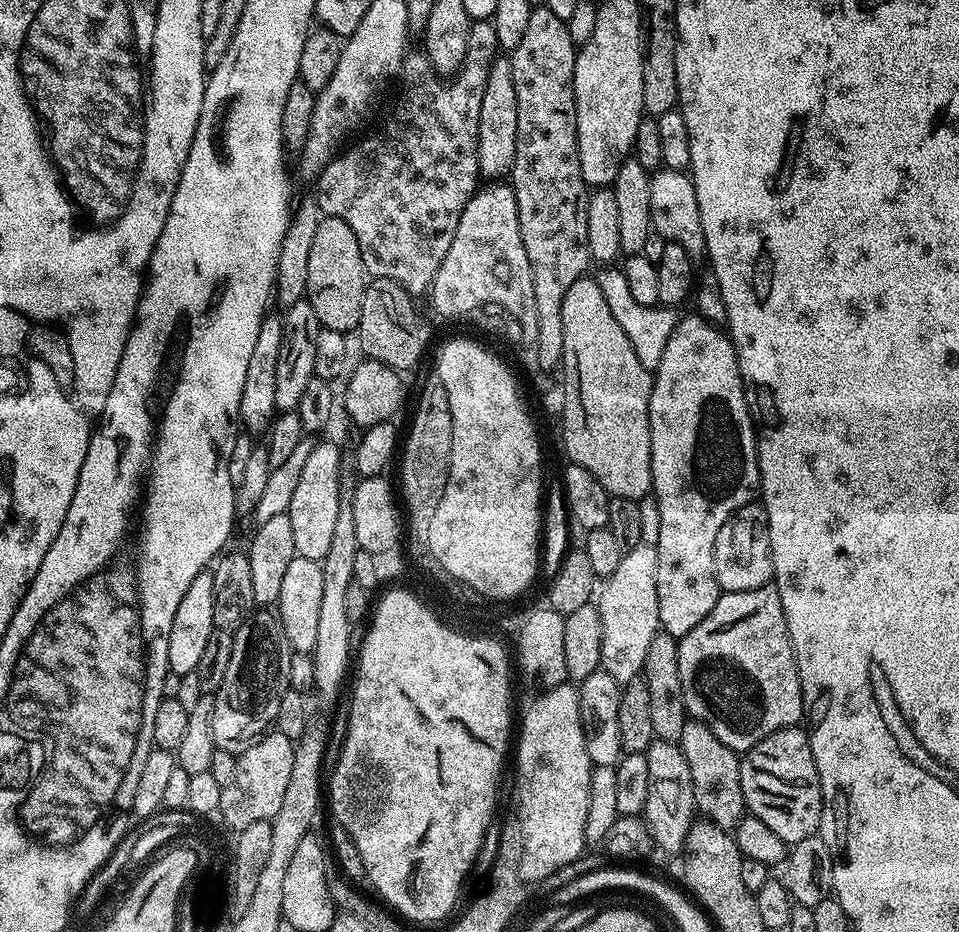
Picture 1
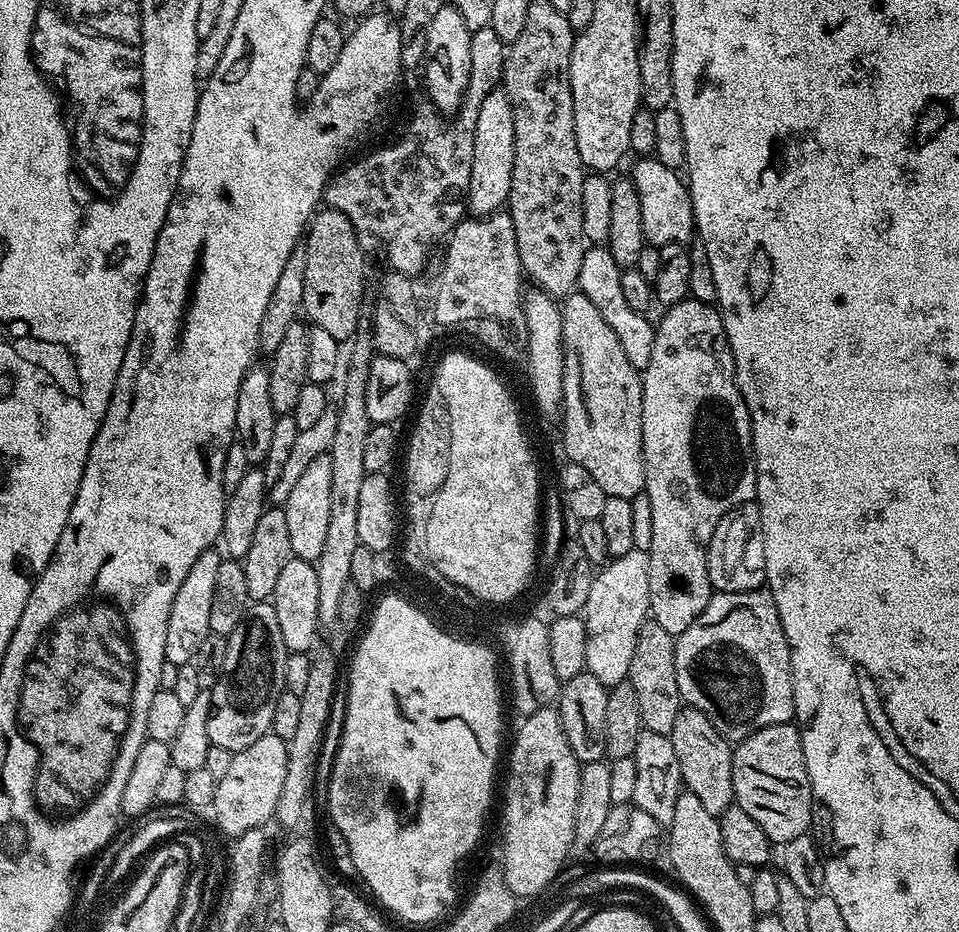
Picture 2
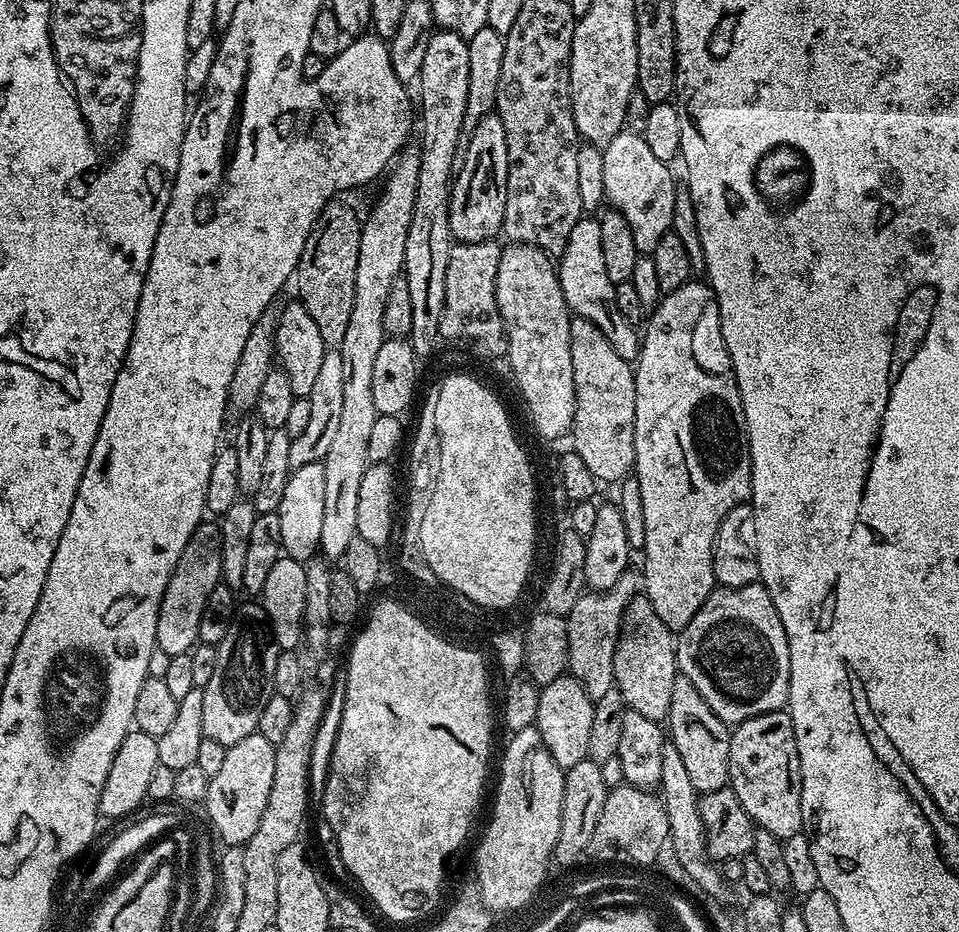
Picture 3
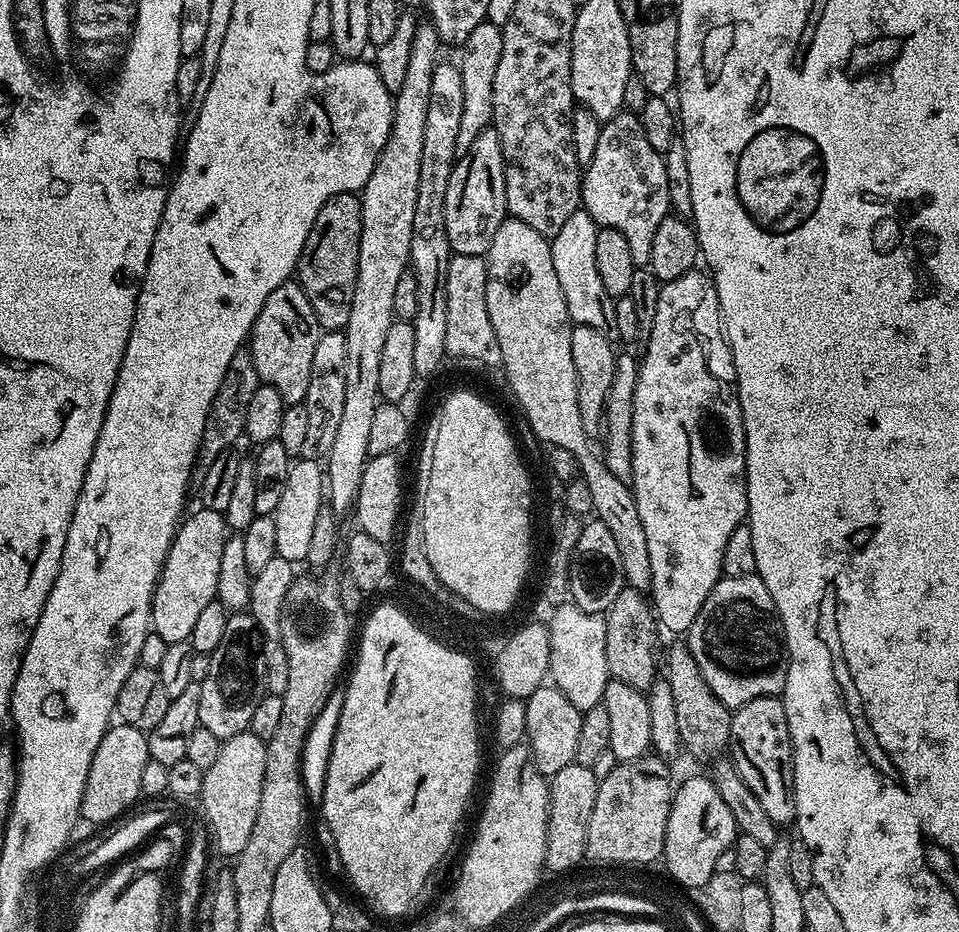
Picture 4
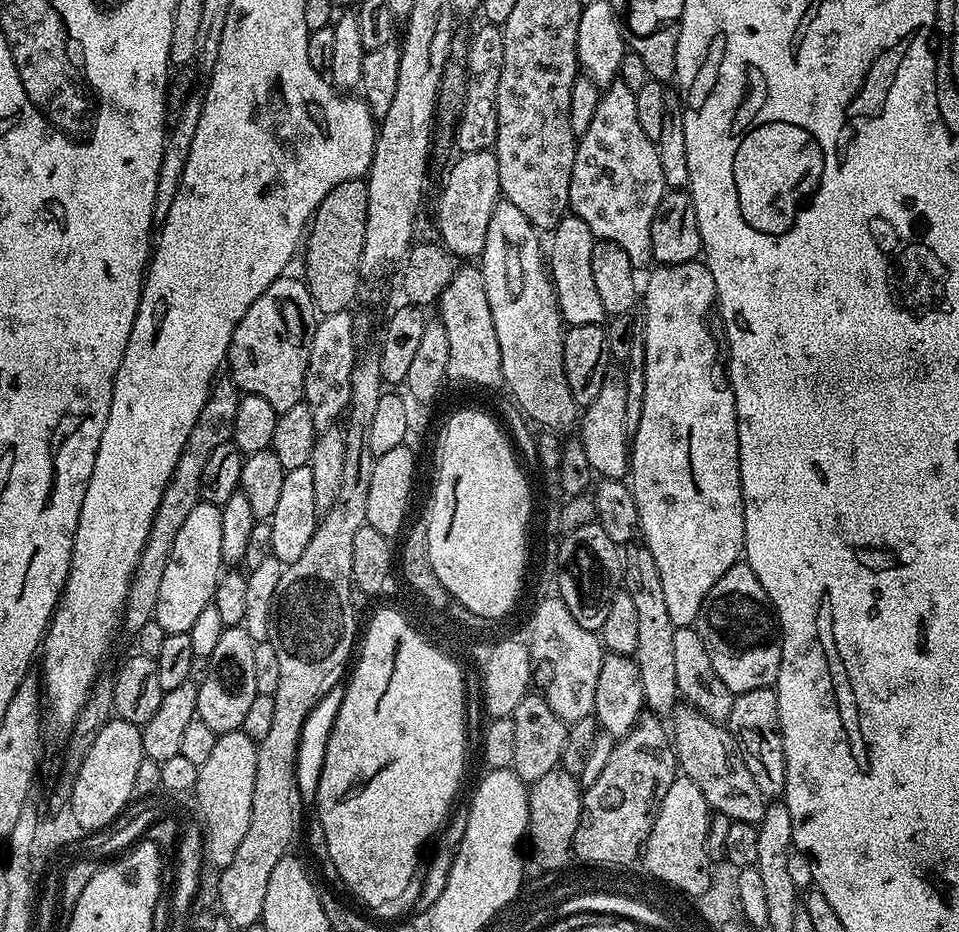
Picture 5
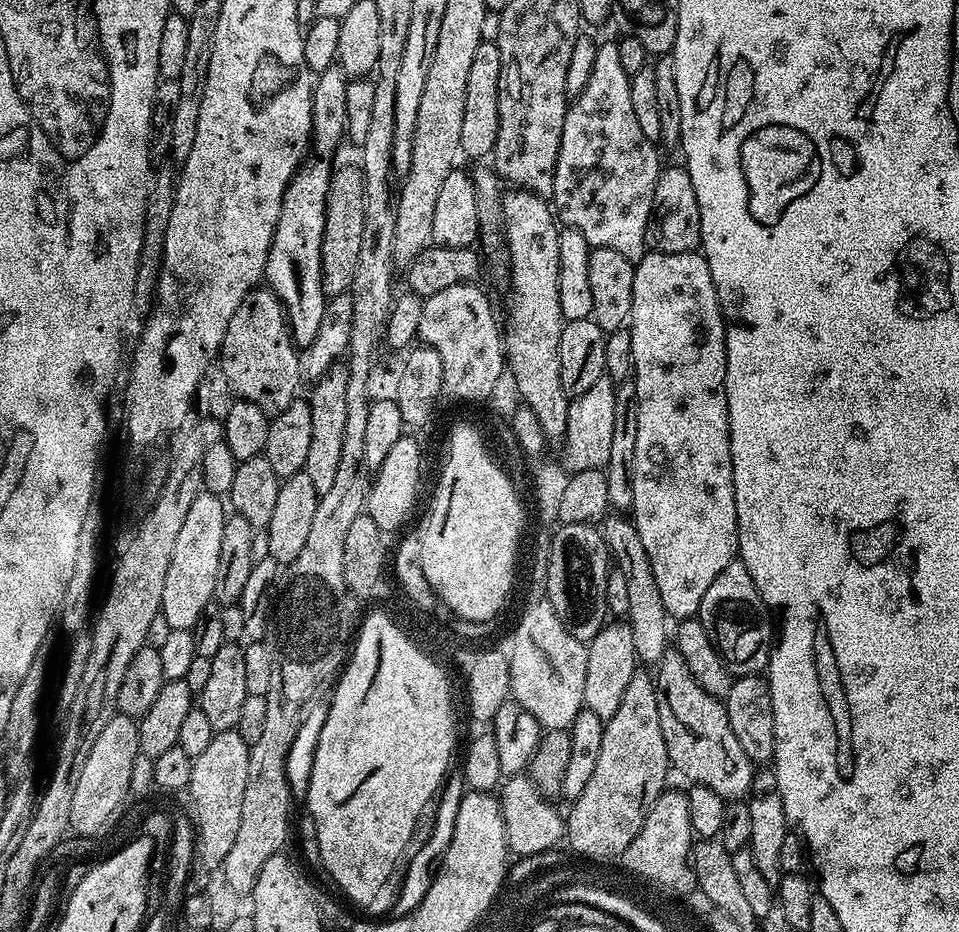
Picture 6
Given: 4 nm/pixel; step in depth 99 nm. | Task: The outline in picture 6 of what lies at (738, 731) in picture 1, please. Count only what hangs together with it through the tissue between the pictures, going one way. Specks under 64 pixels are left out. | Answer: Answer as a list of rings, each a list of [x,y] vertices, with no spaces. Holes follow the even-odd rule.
[[[739,558],[731,560],[726,570],[722,570],[718,578],[714,578],[710,590],[706,590],[705,596],[702,597],[698,619],[710,634],[716,651],[728,665],[733,677],[759,676],[767,669],[768,659],[772,657],[774,651],[774,616],[765,604],[762,594],[758,594],[758,586],[754,586],[754,578],[750,578],[750,570],[746,570],[743,560]]]

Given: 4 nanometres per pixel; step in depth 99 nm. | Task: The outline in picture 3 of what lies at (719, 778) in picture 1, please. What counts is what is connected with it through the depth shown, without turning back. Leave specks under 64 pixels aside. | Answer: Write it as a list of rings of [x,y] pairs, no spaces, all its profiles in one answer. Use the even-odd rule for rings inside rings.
[[[677,675],[674,682],[674,694],[670,697],[666,732],[670,737],[670,743],[678,750],[683,764],[686,765],[690,782],[694,782],[694,790],[698,794],[729,787],[728,763],[730,762],[730,738],[732,737],[729,725],[724,724],[722,718],[718,718],[718,714],[714,714],[714,710],[710,710],[710,706],[706,706],[706,698],[702,698],[702,694],[698,694],[698,690],[694,690],[694,682],[690,682],[690,678],[682,675]]]

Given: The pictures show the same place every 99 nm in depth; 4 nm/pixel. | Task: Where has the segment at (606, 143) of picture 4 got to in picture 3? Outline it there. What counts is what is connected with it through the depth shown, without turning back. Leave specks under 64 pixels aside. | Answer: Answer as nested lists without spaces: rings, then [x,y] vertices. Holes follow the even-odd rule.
[[[638,132],[618,133],[609,144],[603,145],[602,171],[606,190],[604,199],[615,211],[626,218],[630,232],[634,234],[637,253],[650,254],[662,242],[665,234],[672,231],[677,177],[672,177],[669,165],[658,158],[646,146]],[[581,218],[574,230],[570,230],[566,250],[558,257],[558,271],[569,313],[586,322],[594,322],[594,326],[598,326],[602,334],[606,334],[606,342],[614,346],[614,351],[622,359],[639,361],[642,336],[637,325],[625,320],[622,310],[618,310],[616,285],[610,282],[610,274],[606,274],[606,262],[602,259],[599,219]]]

